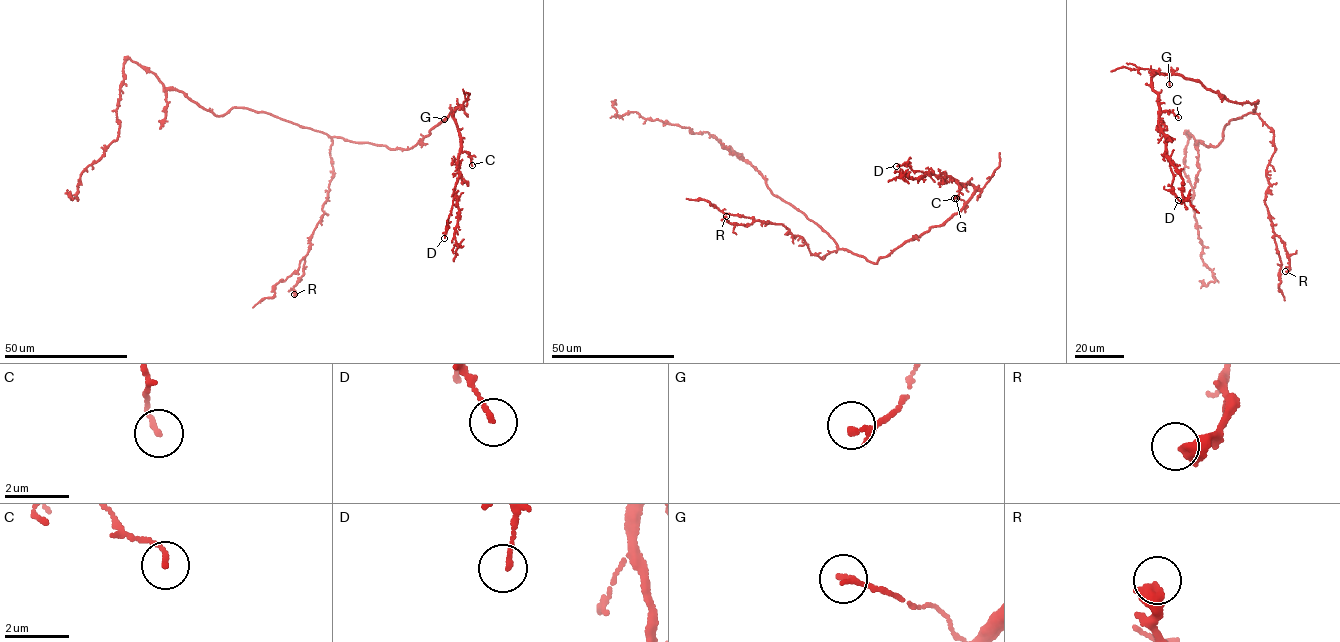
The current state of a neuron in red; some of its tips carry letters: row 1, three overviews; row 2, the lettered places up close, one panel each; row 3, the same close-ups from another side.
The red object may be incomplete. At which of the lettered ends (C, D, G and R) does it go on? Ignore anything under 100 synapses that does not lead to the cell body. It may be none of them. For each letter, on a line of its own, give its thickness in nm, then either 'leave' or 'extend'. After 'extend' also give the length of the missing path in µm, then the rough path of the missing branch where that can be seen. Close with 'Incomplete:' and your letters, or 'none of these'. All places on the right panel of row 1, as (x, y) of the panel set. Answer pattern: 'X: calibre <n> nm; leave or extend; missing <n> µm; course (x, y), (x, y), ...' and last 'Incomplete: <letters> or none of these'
C: calibre 130 nm; leave
D: calibre 120 nm; leave
G: calibre 150 nm; leave
R: calibre 400 nm; leave
Incomplete: none of these

